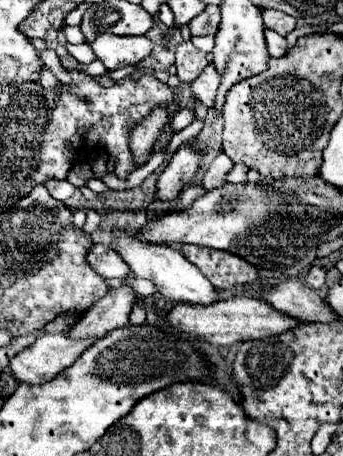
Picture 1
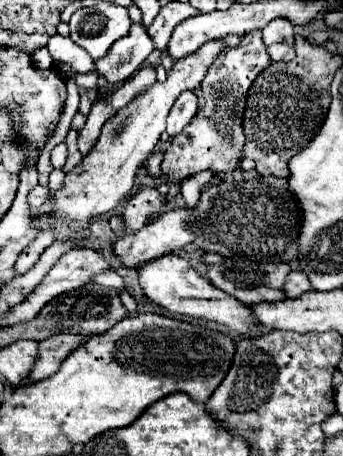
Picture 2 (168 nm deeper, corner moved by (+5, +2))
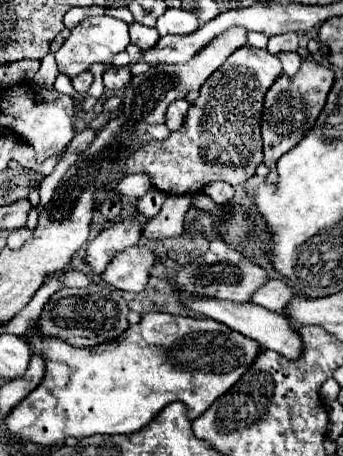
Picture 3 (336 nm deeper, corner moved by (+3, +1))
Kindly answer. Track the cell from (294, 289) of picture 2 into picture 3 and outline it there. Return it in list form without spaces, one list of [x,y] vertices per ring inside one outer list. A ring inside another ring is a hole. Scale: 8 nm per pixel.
[[[270,279],[262,289],[258,289],[254,293],[254,297],[250,299],[256,305],[262,305],[270,311],[282,311],[284,305],[294,297],[294,289],[282,281],[282,279]]]

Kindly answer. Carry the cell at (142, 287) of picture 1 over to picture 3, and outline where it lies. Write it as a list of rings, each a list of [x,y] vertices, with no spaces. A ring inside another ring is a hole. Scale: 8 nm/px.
[[[68,271],[64,277],[66,277],[66,287],[88,287],[88,285],[94,285],[92,275],[86,275],[86,273],[80,273],[80,271]]]

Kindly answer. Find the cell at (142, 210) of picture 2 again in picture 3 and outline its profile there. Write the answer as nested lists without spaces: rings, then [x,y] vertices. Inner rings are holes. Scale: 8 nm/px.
[[[138,211],[134,215],[112,223],[108,229],[104,229],[96,239],[88,243],[88,255],[86,261],[90,263],[94,273],[104,273],[106,265],[112,261],[112,257],[126,247],[138,245],[142,237],[142,223],[138,221]]]

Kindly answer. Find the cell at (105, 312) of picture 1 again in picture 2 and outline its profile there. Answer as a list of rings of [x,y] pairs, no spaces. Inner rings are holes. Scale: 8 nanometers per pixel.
[[[58,334],[58,336],[52,336],[48,340],[40,342],[38,344],[40,352],[38,352],[36,364],[32,368],[32,374],[28,374],[28,378],[20,386],[52,376],[60,368],[64,356],[68,356],[74,348],[78,348],[86,340],[88,338],[72,338],[72,334]]]

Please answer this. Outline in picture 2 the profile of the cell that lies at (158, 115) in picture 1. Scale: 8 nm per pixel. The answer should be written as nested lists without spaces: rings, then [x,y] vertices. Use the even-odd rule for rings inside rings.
[[[214,40],[206,42],[188,58],[176,60],[174,66],[168,70],[166,82],[154,82],[144,94],[138,94],[102,126],[102,134],[94,148],[82,158],[82,162],[72,172],[66,174],[62,188],[54,192],[54,224],[50,228],[54,232],[54,240],[74,242],[90,238],[90,218],[110,212],[130,194],[136,170],[154,152],[160,134],[166,130],[166,116],[174,106],[176,98],[184,90],[194,90],[200,86],[208,68],[222,50],[224,44],[220,40]]]

